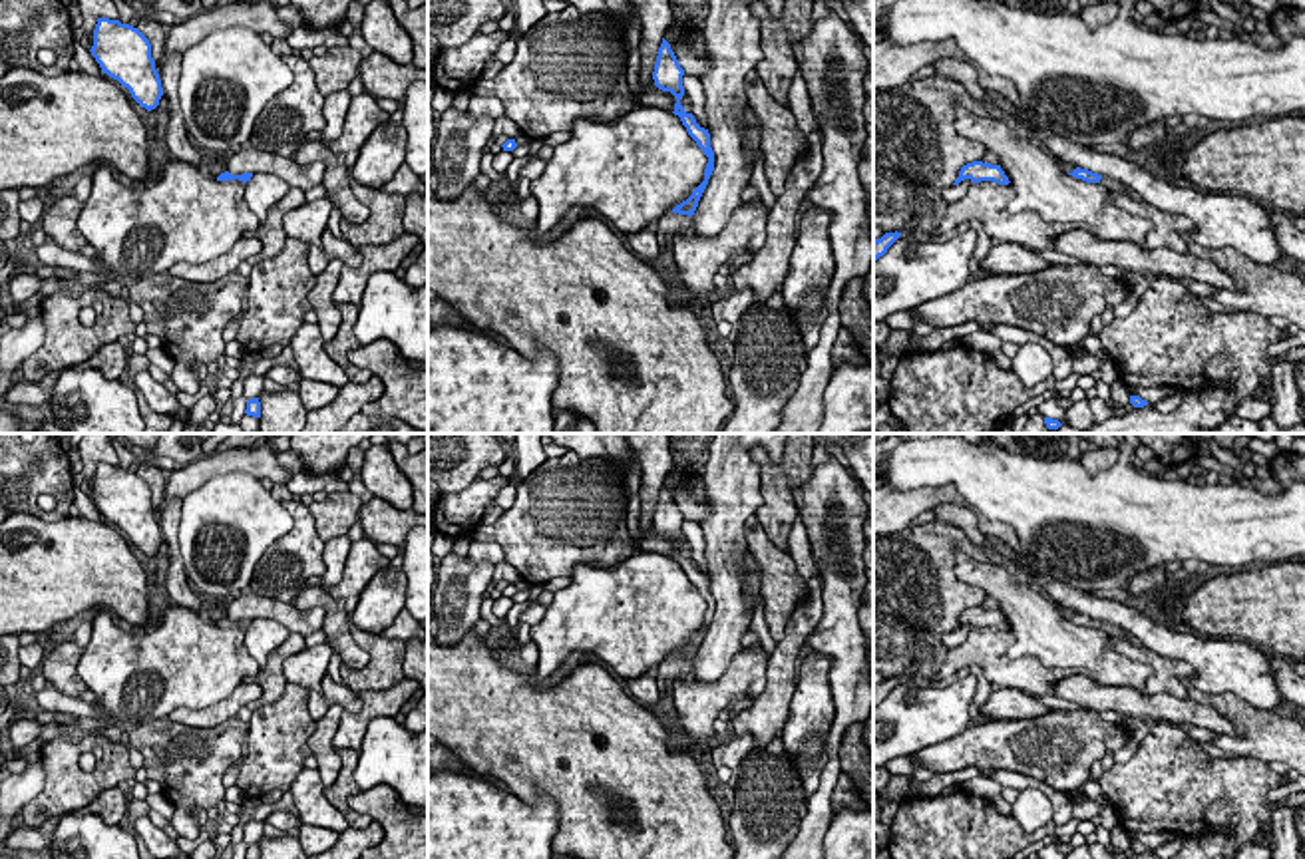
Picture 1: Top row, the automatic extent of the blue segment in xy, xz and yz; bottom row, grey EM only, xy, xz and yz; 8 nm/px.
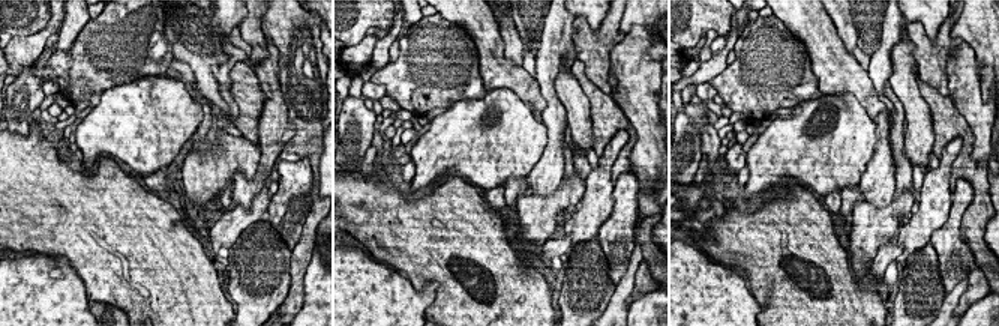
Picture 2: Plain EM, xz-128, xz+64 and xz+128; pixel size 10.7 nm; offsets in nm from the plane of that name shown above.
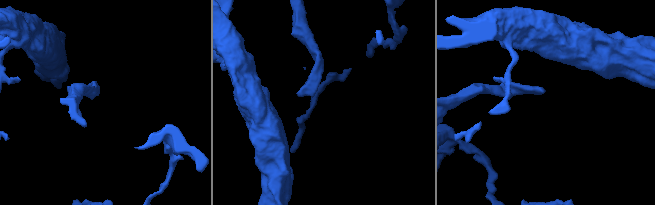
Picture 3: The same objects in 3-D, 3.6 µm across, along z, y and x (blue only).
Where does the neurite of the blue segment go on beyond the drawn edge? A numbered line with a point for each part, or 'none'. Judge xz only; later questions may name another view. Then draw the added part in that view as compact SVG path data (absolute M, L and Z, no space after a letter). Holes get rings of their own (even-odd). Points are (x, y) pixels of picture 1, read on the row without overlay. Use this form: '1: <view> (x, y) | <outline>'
1: xz (671, 671) | M670 660L658 666L656 686L658 696L666 692L678 678L686 680L688 672L692 670L692 662L688 660Z

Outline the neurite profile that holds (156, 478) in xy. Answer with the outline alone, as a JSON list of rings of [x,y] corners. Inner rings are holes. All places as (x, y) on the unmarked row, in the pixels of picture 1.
[[[153,461],[139,463],[135,473],[149,485],[153,507],[161,507],[165,497],[167,473],[159,469]]]

